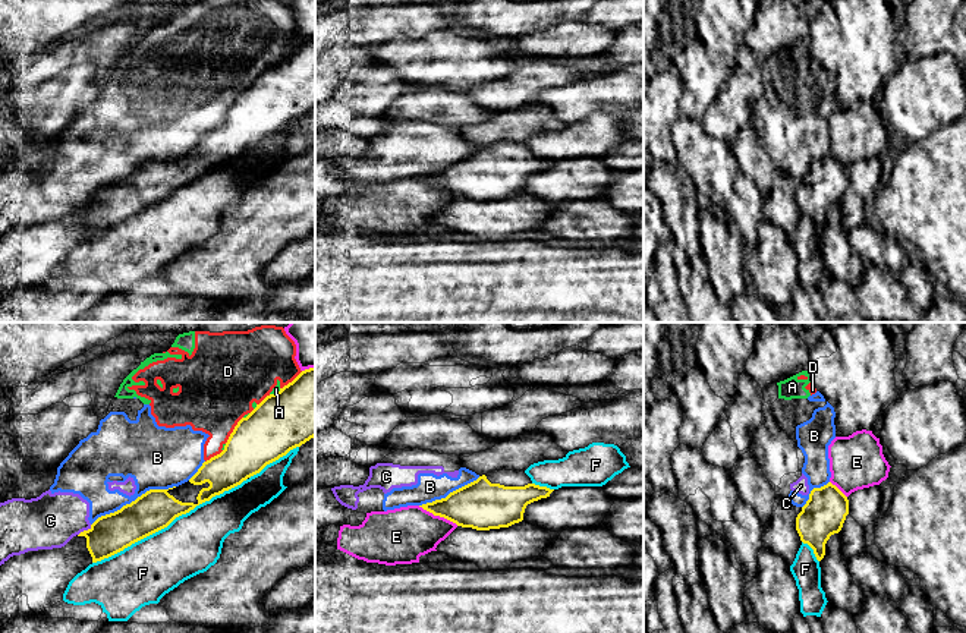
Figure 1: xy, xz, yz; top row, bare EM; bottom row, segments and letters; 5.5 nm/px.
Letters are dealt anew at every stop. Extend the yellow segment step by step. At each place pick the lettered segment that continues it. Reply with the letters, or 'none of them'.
none of them

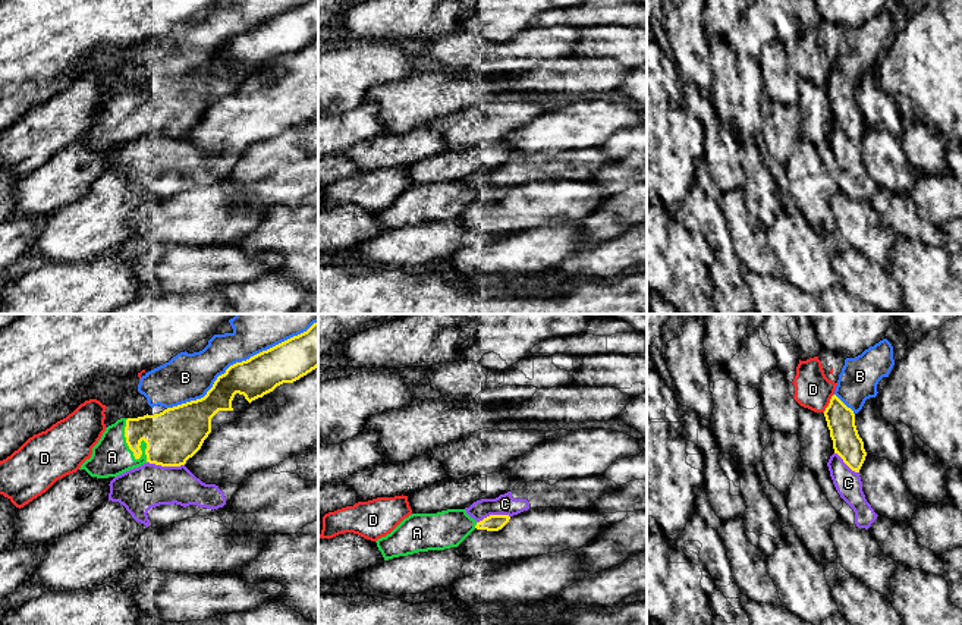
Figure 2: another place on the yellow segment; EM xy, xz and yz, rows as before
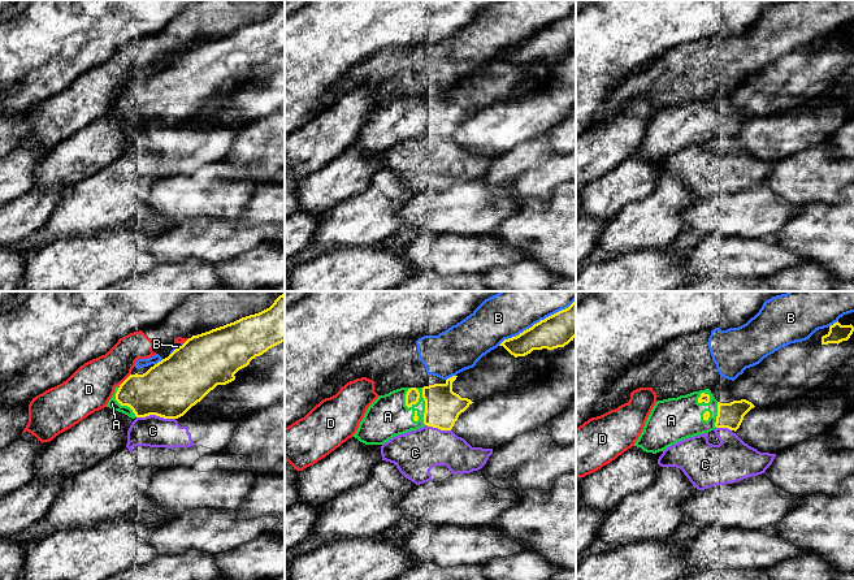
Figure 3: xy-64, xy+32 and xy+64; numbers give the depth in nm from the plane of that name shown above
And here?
A

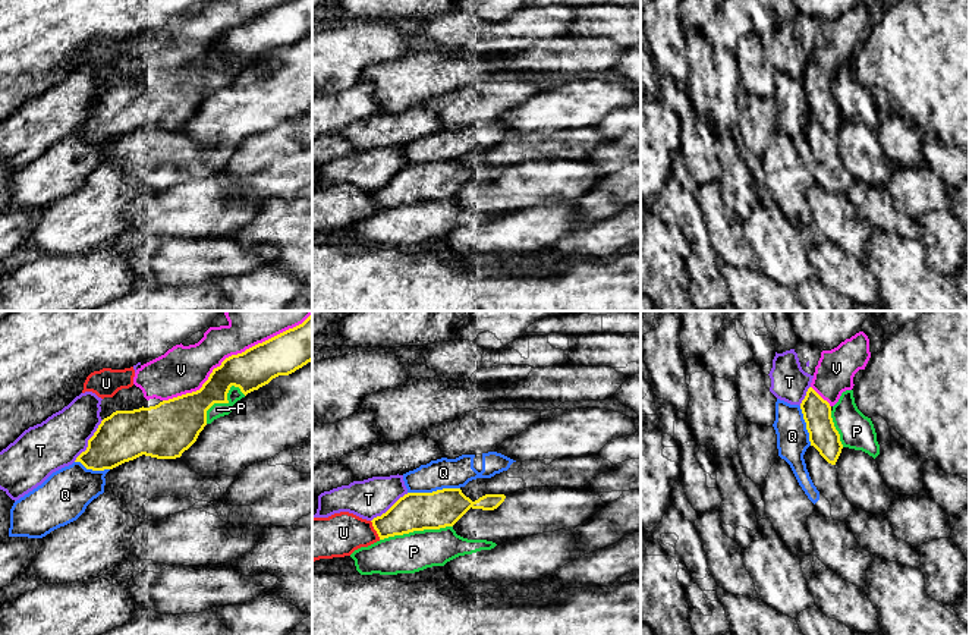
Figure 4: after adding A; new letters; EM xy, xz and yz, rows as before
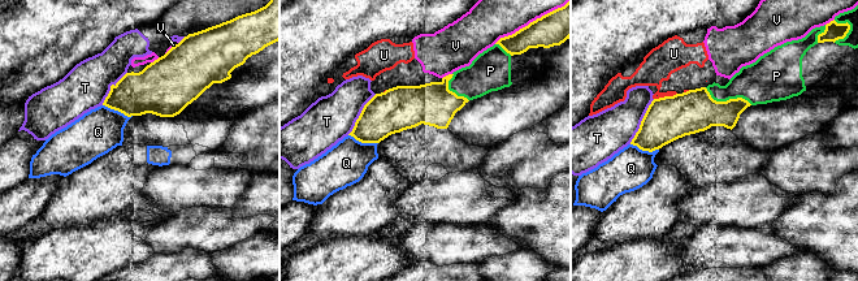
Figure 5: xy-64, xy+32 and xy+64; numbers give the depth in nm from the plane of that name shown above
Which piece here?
none of them

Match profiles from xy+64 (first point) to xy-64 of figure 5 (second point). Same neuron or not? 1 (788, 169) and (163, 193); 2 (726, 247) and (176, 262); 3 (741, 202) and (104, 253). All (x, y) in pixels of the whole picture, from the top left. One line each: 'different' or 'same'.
1: different
2: different
3: different

